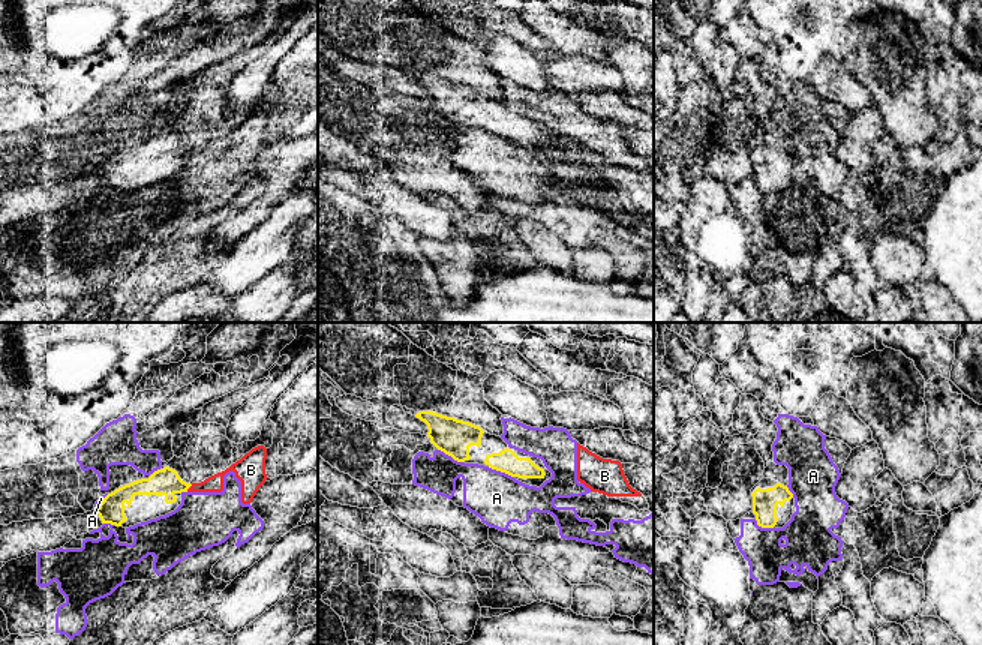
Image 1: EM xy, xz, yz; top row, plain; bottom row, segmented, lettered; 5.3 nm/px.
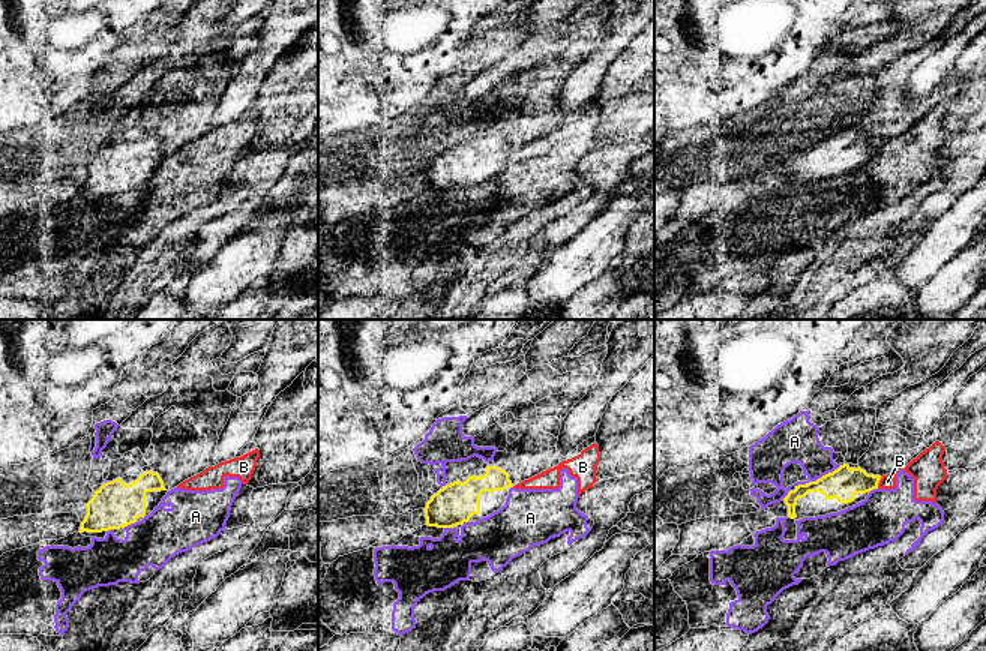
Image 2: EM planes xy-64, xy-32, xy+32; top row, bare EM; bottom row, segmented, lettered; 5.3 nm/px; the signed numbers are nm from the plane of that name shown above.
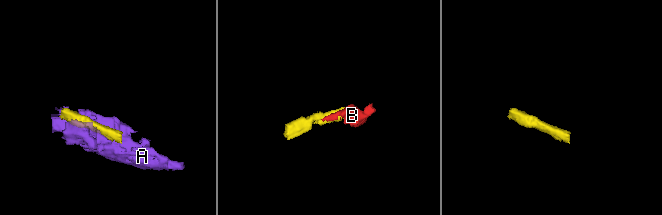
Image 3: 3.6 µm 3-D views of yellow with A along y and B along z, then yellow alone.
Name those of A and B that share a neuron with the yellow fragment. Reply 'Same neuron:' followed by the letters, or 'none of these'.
Same neuron: none of these

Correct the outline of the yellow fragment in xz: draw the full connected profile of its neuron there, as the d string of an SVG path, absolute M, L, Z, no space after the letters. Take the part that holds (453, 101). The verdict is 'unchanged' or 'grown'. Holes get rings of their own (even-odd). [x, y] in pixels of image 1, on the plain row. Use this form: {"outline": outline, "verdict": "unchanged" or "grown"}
{"outline": "M420 75L415 81L427 88L430 106L457 126L484 129L537 152L552 141L541 123L510 112L480 90L433 75Z", "verdict": "grown"}

